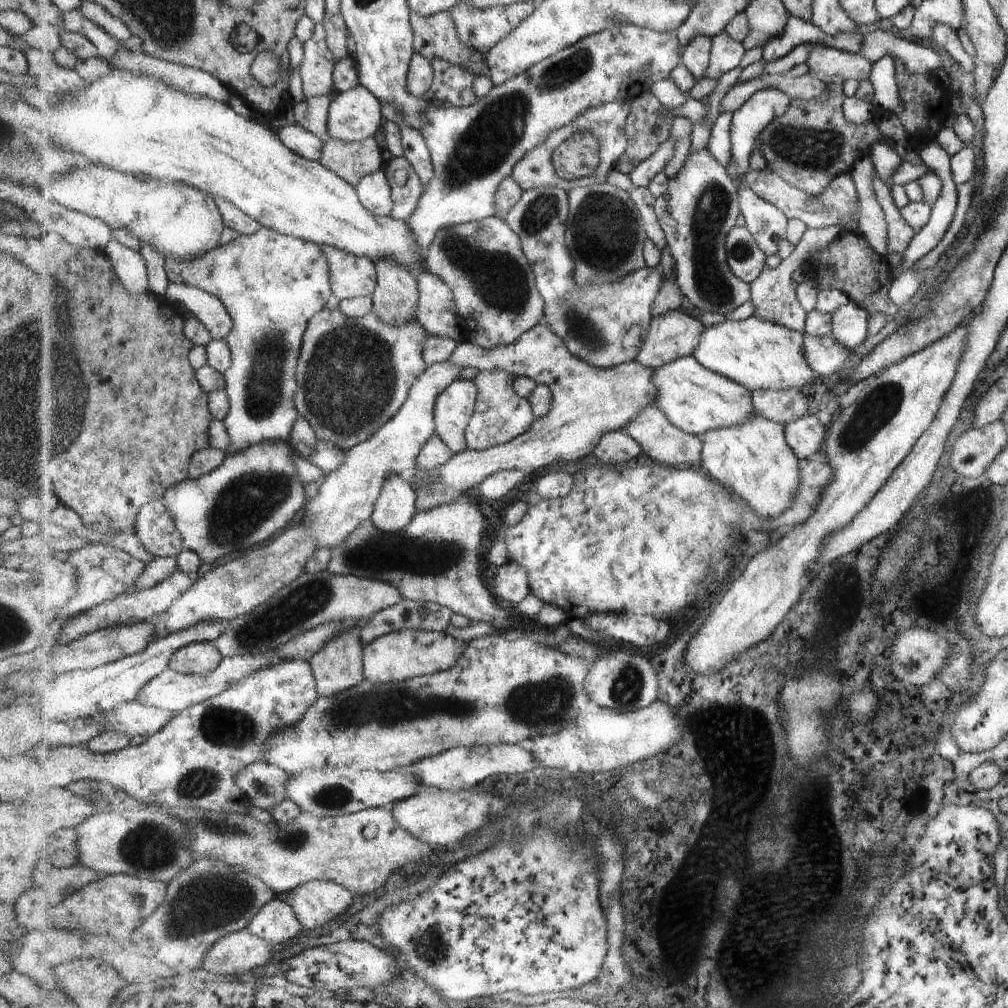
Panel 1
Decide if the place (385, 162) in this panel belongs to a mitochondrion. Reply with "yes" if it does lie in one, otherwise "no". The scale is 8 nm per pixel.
no

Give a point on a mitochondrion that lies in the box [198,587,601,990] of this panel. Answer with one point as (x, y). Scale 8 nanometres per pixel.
(394, 706)

